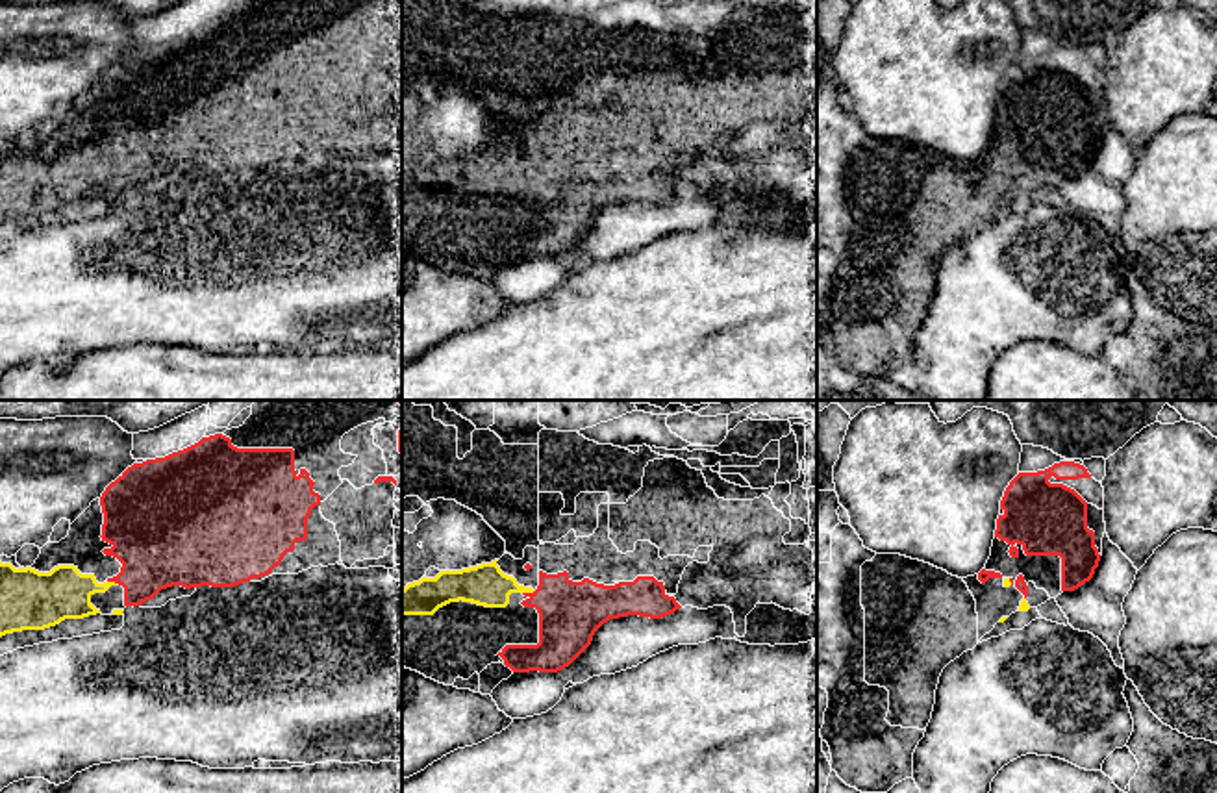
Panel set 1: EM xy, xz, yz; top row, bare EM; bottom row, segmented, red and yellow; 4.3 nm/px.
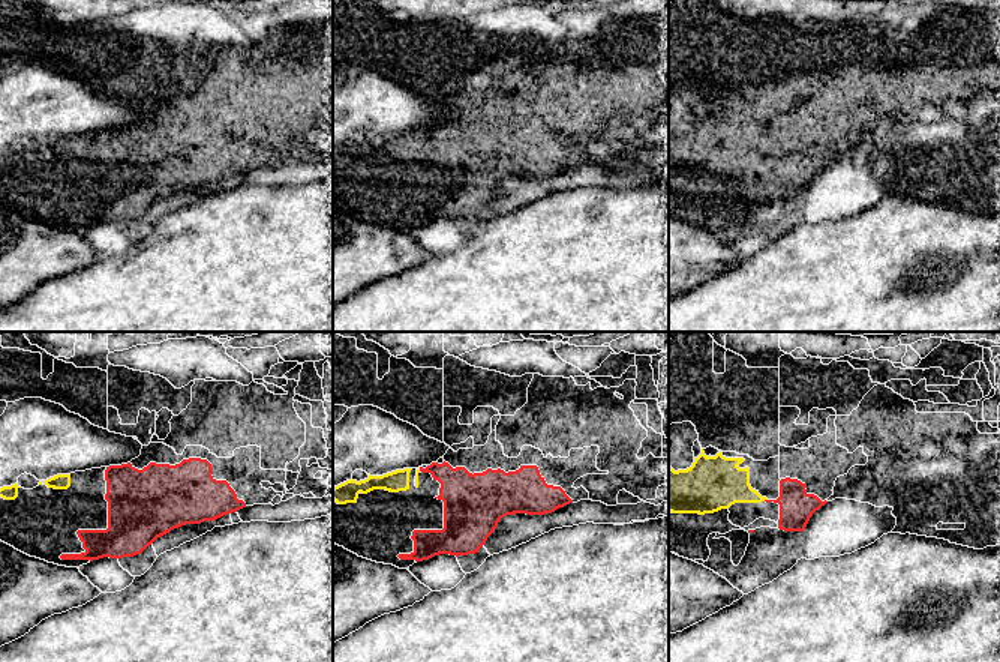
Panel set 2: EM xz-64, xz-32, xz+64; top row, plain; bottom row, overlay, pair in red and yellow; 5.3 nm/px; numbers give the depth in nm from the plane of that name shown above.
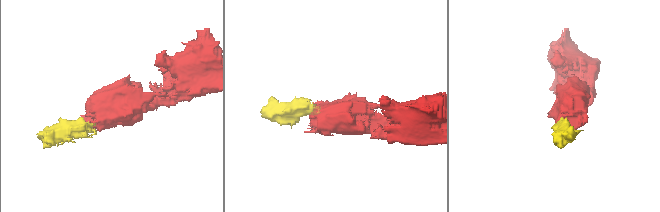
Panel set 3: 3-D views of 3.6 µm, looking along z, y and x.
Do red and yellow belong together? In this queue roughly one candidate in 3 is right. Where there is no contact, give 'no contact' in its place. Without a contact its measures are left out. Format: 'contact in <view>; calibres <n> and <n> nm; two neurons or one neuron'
contact in xz; calibres 280 and 180 nm; one neuron

